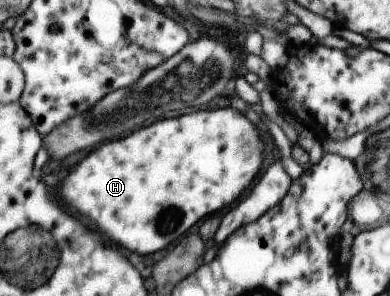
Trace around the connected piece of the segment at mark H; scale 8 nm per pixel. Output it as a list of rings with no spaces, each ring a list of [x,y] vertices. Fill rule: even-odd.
[[[232,107],[200,109],[172,120],[152,122],[126,138],[93,147],[94,150],[60,182],[58,192],[72,210],[100,232],[102,240],[122,246],[128,252],[150,256],[166,248],[206,214],[212,215],[230,206],[250,185],[264,159],[264,142],[261,142],[263,139],[260,139],[257,129],[244,114]]]

